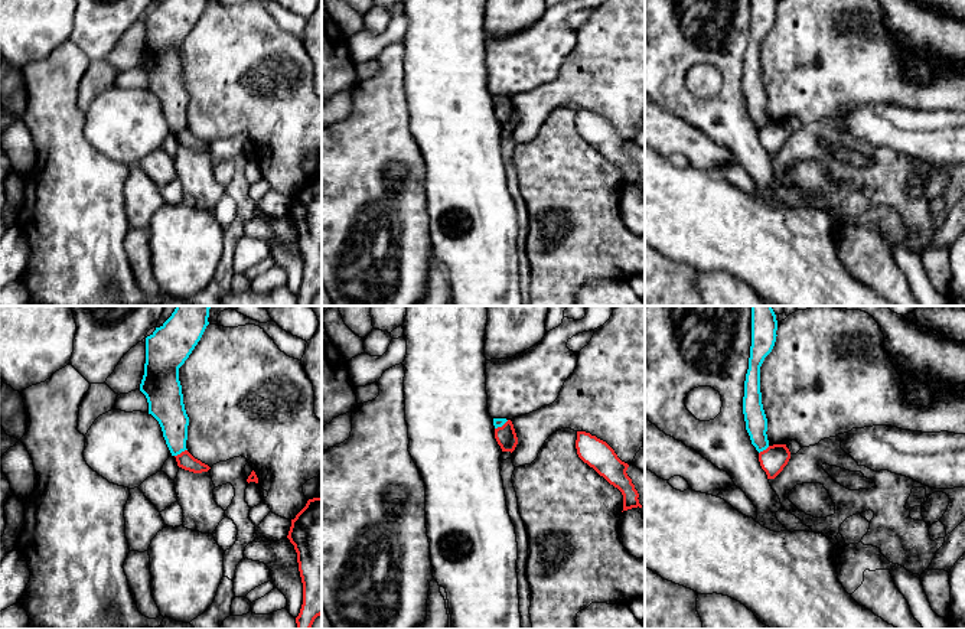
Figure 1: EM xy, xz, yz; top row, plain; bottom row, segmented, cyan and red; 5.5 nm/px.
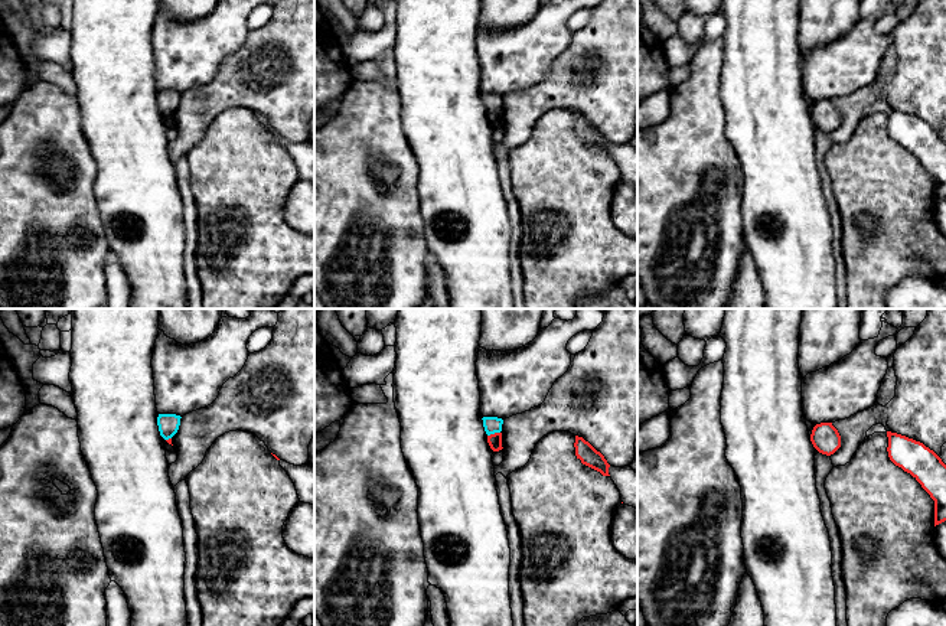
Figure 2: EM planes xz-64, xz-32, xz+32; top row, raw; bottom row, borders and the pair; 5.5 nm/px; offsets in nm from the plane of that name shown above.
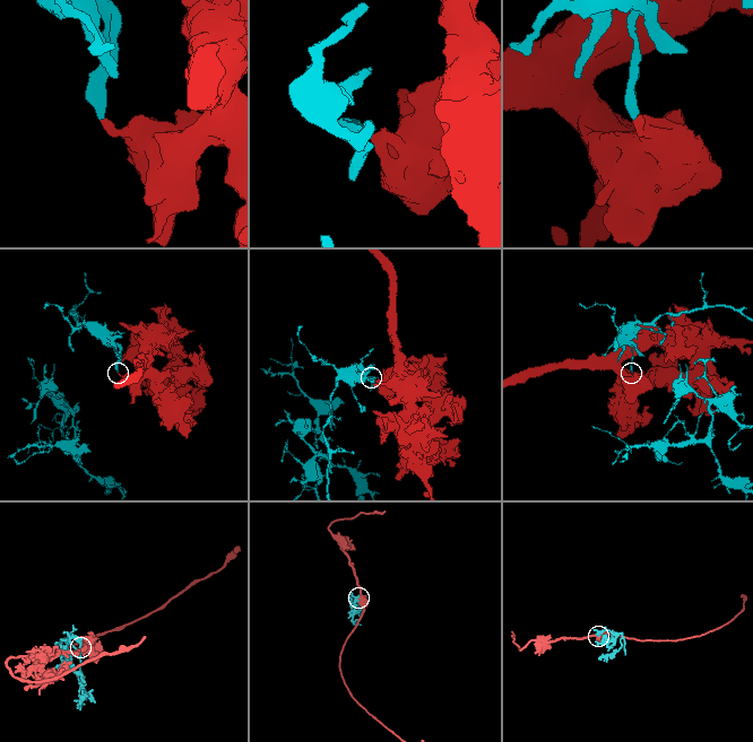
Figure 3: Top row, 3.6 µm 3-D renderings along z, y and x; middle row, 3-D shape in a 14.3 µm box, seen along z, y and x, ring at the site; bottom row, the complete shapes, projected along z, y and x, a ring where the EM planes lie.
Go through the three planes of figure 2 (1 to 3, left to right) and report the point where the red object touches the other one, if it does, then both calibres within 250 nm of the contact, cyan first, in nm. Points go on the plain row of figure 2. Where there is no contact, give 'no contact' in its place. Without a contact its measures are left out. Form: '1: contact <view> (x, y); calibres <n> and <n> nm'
1: contact xz-64 (168, 116); calibres 110 and 20 nm
2: contact xz-32 (493, 110); calibres 100 and 80 nm
3: no contact

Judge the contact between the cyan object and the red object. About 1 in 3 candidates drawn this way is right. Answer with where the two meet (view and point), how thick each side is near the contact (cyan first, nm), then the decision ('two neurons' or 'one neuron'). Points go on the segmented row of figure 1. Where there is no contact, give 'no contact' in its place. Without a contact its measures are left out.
xy (181, 452) | 180/90 nm | two neurons

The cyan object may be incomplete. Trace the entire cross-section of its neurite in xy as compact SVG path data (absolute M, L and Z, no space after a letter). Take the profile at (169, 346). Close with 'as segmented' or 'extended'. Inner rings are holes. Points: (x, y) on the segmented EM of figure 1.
M176 306L172 316L146 338L146 364L140 391L149 403L149 414L160 424L166 444L172 456L177 456L186 449L189 417L183 404L179 368L189 358L209 325L211 306Z; as segmented

